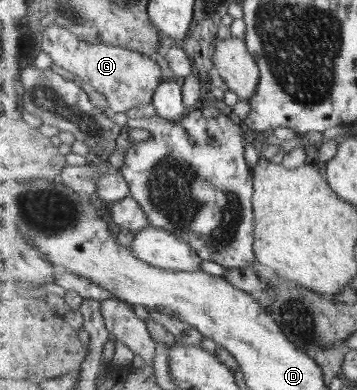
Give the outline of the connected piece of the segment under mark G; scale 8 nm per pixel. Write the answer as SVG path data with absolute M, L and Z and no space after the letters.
M53 25L42 34L41 48L53 62L76 75L89 84L97 93L103 95L108 107L116 112L127 112L129 108L152 104L157 88L163 84L165 77L161 74L161 66L144 54L122 46L86 43L75 34L67 34L67 30Z

